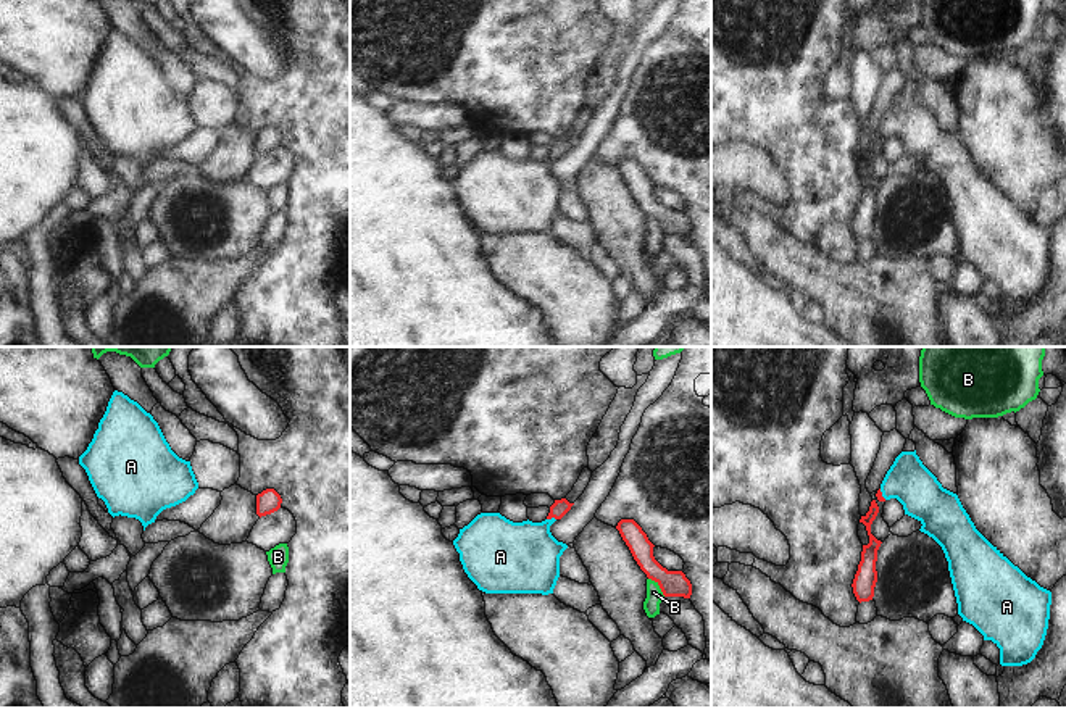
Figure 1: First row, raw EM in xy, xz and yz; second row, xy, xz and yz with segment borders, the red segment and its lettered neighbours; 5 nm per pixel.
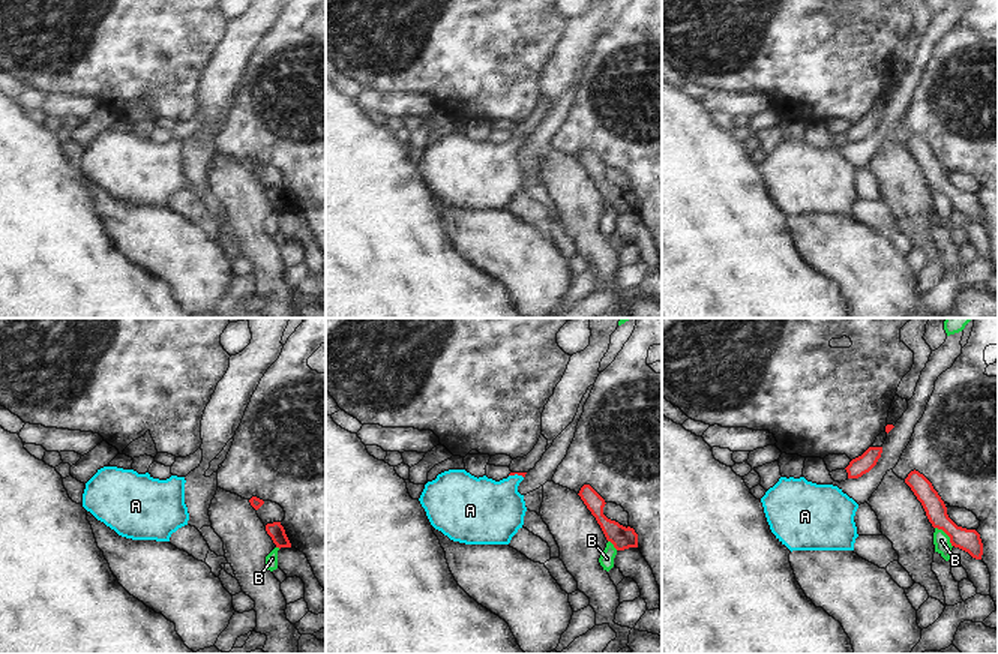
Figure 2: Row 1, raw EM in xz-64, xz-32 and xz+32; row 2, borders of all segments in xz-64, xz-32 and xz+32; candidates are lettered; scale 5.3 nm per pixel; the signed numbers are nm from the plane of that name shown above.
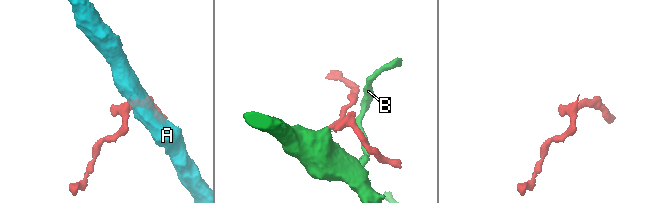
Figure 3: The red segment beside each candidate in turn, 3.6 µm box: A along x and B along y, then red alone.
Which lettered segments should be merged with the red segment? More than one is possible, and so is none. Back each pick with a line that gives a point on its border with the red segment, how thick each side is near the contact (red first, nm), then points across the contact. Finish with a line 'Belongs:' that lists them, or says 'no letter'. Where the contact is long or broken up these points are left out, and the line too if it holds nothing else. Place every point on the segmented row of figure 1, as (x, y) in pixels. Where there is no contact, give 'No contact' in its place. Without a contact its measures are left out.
A: Touches red at xz (550, 518). Thickness 80 nm (red) against 360 nm. Path across: xz (560, 507), (550, 518), (523, 557)
Belongs: A

